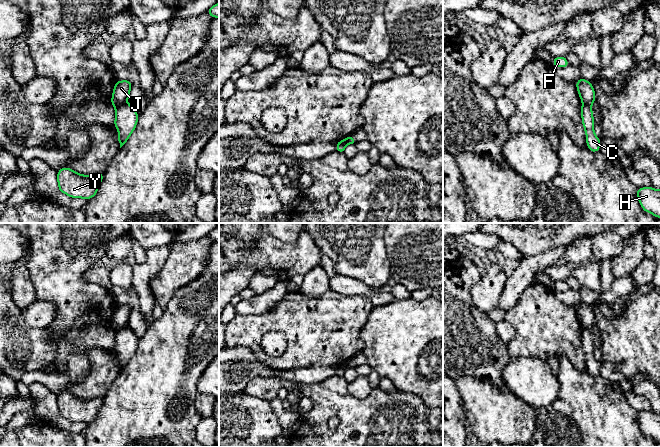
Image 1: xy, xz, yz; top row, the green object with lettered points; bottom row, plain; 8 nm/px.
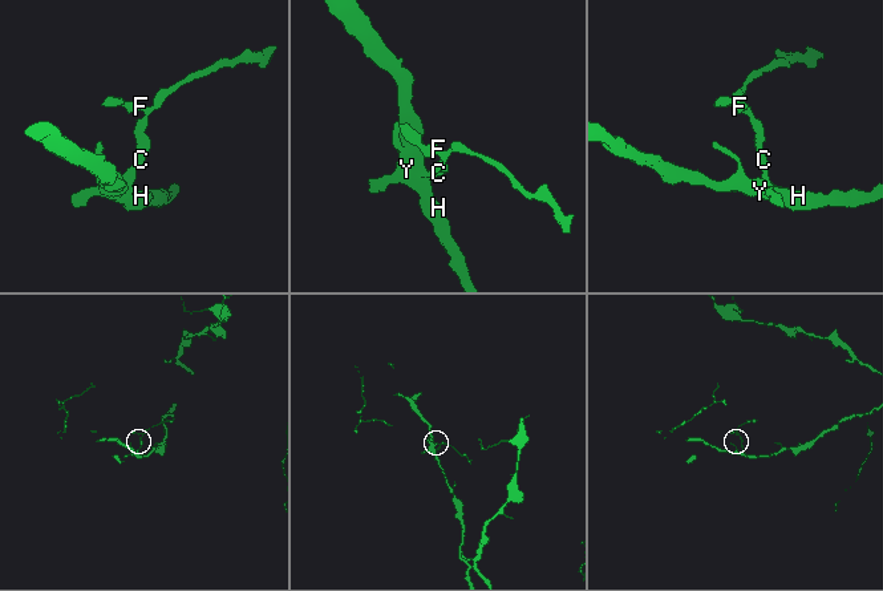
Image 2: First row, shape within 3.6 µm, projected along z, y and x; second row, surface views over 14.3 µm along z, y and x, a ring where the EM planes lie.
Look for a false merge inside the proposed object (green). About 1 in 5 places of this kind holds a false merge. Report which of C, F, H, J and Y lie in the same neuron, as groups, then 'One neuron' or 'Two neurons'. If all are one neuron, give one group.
Groups: C H Y / F J. Two neurons

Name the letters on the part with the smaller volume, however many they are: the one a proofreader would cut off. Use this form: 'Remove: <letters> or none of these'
Remove: F, J

